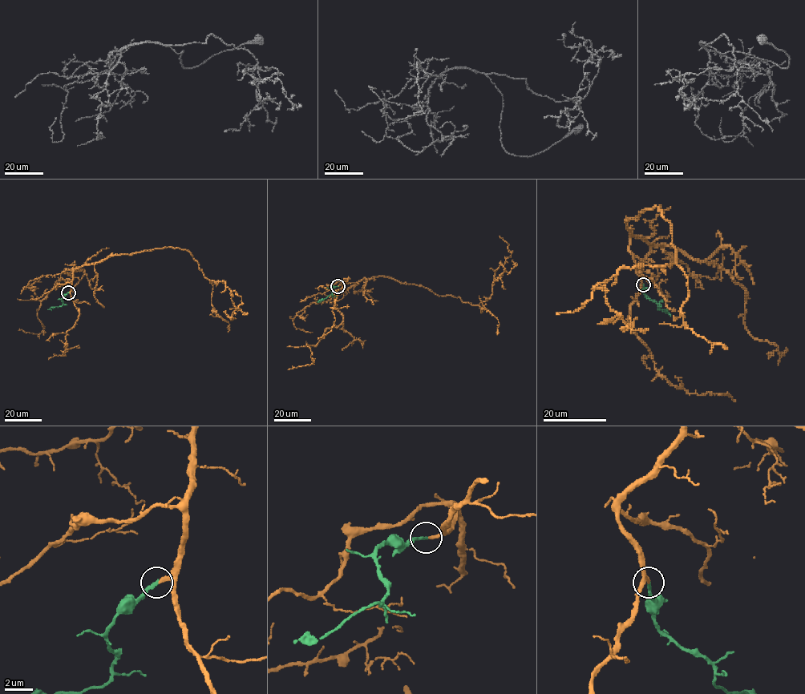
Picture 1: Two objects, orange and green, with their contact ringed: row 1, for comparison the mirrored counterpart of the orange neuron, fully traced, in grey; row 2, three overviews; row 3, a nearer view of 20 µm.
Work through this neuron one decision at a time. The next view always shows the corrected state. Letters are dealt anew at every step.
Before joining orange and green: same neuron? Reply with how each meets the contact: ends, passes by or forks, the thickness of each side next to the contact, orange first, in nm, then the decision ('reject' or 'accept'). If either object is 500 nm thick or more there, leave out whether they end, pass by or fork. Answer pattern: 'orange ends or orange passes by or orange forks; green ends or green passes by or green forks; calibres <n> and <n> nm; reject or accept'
orange ends; green ends; calibres 240 and 240 nm; accept

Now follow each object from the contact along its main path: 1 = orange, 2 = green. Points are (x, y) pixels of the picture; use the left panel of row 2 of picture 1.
1: (68, 292), (82, 265), (179, 248), (203, 275), (241, 297), (239, 308), (230, 308)
2: (68, 292), (62, 299), (62, 305), (48, 309)

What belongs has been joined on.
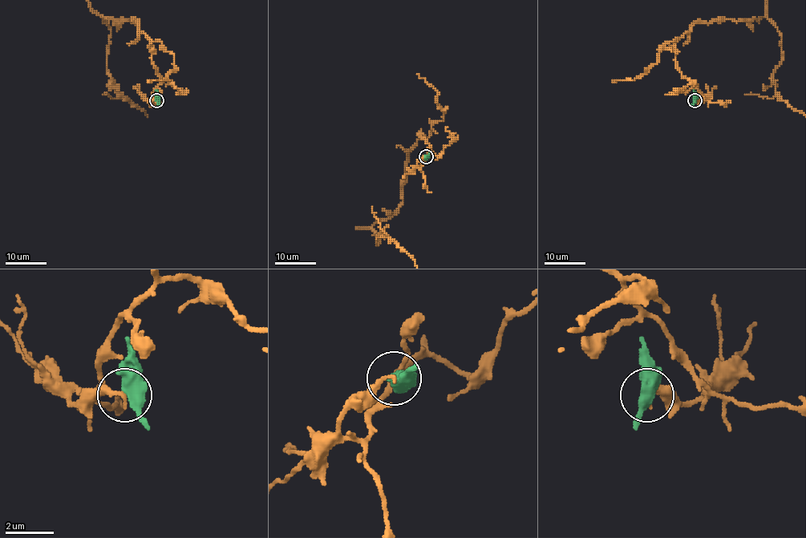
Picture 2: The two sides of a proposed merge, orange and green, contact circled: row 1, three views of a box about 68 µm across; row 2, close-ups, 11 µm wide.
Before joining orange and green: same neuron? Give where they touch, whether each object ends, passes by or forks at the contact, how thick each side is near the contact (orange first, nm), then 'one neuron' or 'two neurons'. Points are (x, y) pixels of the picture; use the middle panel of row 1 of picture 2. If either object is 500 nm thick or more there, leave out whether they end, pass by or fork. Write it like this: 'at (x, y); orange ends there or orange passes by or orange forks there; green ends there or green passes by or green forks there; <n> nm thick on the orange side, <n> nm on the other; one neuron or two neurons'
at (426, 156); 190 nm thick on the orange side, 500 nm on the other; two neurons

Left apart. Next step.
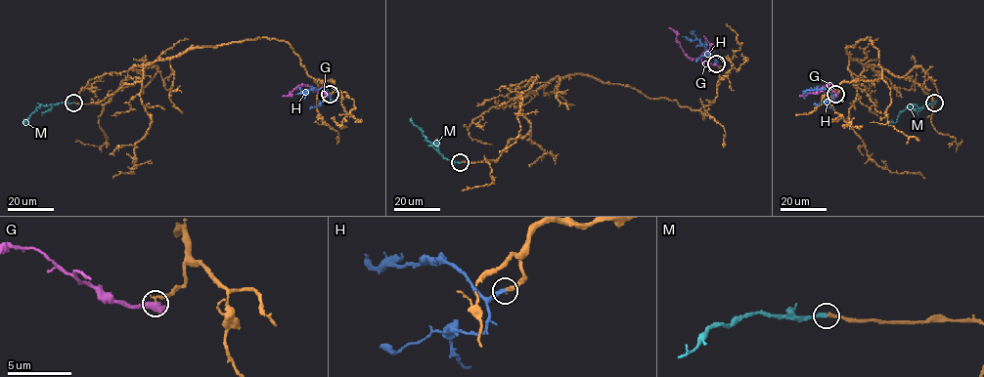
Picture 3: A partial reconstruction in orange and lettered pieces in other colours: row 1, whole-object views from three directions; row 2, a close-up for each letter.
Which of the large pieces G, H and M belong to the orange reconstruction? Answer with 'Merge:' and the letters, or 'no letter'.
Merge: H, M

